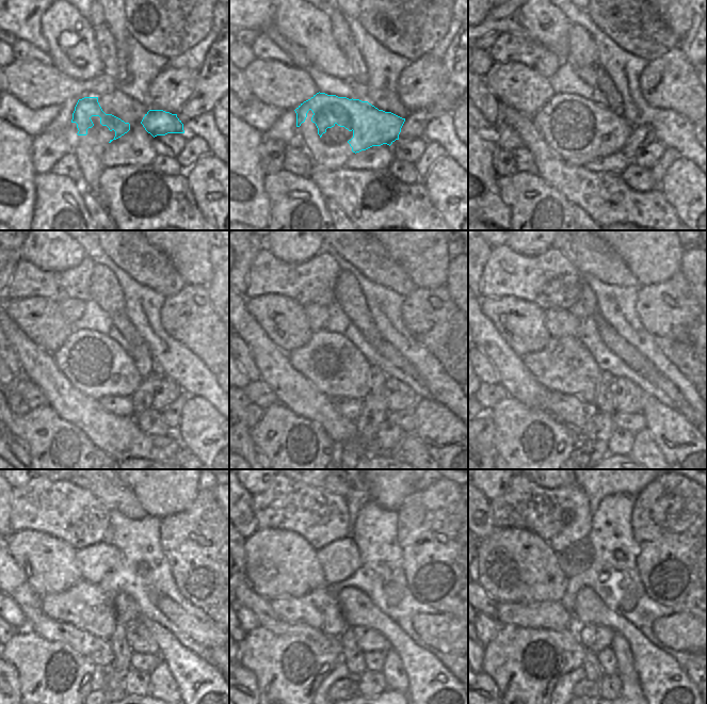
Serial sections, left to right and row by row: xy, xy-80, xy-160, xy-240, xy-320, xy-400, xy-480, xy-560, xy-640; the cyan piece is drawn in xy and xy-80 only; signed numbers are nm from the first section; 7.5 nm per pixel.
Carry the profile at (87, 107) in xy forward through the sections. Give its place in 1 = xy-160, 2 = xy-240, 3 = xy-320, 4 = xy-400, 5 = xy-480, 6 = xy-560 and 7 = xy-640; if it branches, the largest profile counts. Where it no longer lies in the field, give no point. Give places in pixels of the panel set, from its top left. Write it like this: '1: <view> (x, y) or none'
1: xy-160 (610, 131)
2: xy-240 (95, 349)
3: xy-320 (325, 353)
4: xy-400 (564, 365)
5: xy-480 (85, 606)
6: xy-560 (320, 609)
7: xy-640 (551, 616)

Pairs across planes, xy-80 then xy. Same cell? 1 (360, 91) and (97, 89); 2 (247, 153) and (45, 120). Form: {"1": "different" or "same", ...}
{"1": "same", "2": "different"}

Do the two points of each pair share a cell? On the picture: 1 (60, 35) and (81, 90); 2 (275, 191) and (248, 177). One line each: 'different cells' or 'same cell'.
1: different cells
2: different cells

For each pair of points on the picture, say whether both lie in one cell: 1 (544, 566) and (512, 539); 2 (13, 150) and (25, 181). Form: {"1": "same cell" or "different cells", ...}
{"1": "same cell", "2": "same cell"}

